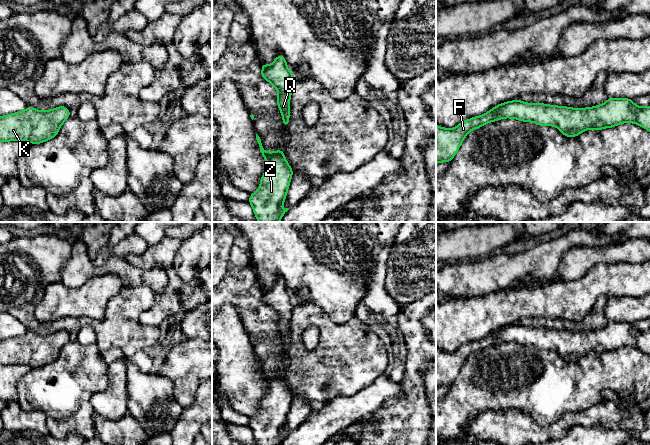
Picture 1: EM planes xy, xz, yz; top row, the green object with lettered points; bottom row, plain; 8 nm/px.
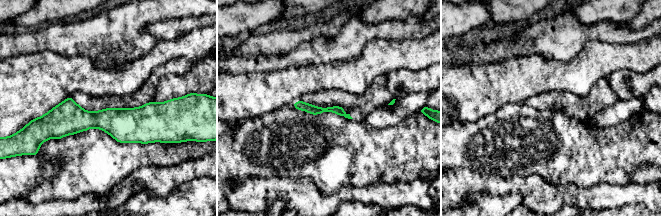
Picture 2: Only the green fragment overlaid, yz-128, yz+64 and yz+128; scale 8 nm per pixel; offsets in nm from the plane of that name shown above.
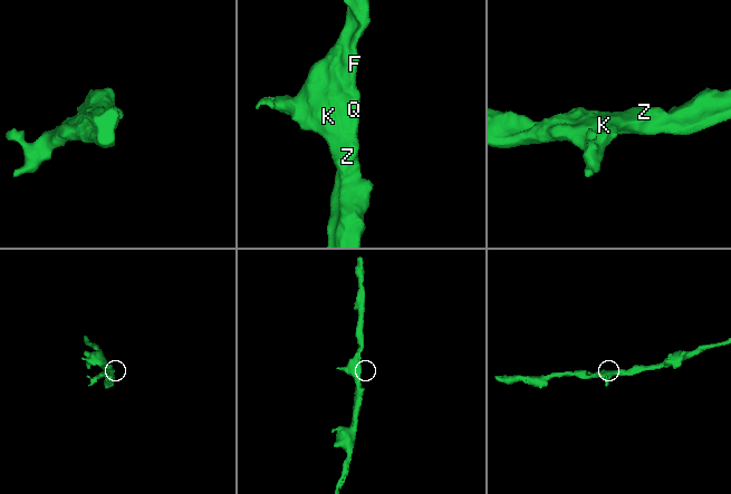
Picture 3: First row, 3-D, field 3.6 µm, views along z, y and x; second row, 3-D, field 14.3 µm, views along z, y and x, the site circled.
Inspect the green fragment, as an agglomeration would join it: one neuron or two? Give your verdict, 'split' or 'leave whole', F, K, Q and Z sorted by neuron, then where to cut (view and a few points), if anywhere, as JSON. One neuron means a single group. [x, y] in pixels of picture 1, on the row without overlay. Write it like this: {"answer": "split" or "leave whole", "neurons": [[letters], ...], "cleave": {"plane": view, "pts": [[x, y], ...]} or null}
{"answer": "leave whole", "neurons": [["F", "K", "Q", "Z"]], "cleave": null}

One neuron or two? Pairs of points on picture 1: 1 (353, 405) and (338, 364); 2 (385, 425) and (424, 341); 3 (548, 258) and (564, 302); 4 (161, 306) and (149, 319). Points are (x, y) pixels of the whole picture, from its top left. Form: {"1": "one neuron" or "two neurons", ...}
{"1": "two neurons", "2": "one neuron", "3": "two neurons", "4": "one neuron"}

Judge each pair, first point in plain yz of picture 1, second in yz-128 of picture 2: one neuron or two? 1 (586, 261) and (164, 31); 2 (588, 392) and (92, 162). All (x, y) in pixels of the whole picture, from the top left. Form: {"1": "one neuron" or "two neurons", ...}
{"1": "one neuron", "2": "one neuron"}

